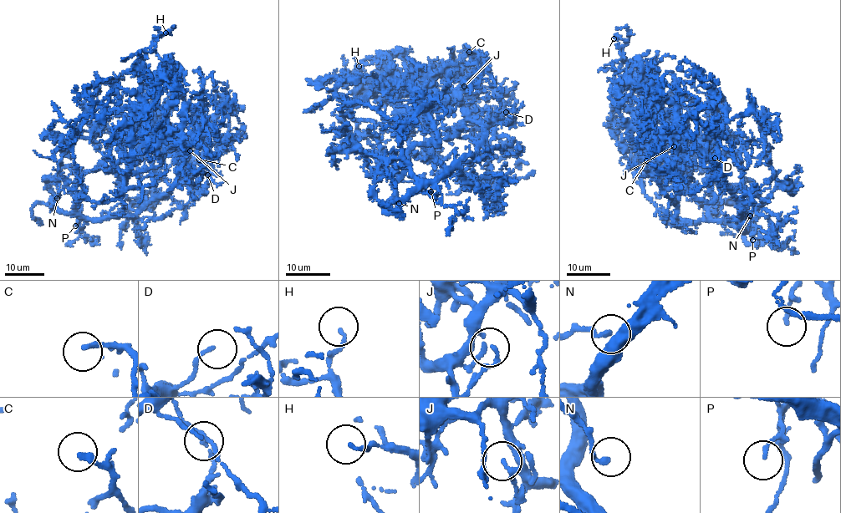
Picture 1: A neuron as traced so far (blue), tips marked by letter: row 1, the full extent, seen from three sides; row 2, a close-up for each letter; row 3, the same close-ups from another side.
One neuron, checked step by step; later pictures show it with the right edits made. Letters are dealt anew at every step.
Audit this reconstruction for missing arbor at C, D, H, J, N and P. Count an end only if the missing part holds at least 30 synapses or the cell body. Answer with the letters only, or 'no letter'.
no letter

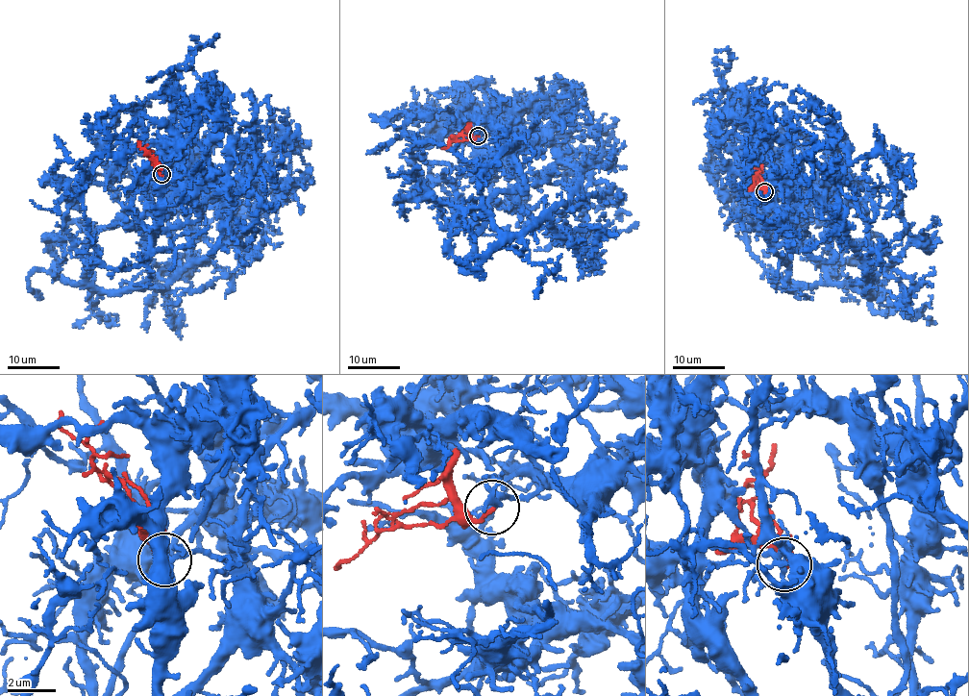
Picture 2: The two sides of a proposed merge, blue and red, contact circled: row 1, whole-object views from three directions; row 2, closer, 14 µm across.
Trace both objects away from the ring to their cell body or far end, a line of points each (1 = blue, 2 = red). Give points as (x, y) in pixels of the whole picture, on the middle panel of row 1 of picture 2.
1: (479, 136), (541, 135), (576, 166), (566, 211), (530, 217), (564, 216), (567, 242), (636, 222)
2: (477, 136), (474, 139), (456, 140), (444, 149)

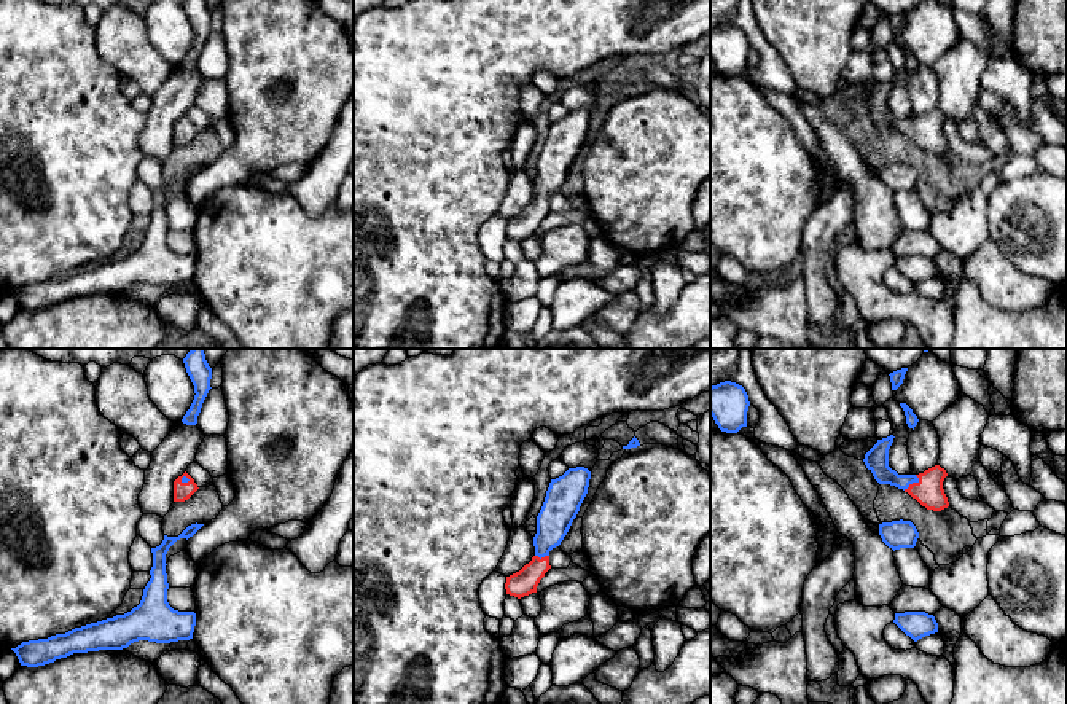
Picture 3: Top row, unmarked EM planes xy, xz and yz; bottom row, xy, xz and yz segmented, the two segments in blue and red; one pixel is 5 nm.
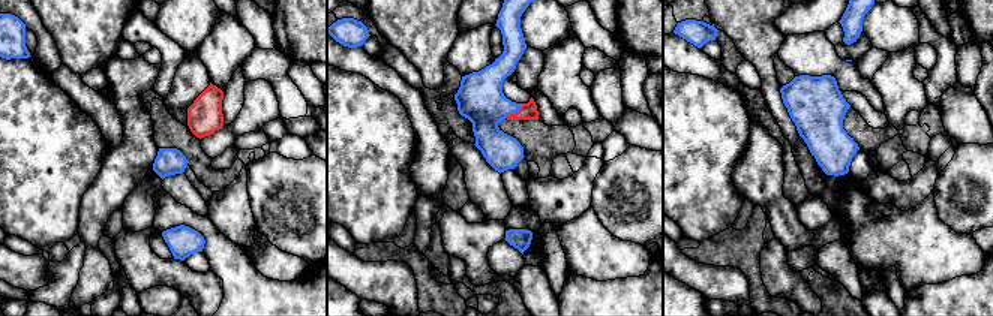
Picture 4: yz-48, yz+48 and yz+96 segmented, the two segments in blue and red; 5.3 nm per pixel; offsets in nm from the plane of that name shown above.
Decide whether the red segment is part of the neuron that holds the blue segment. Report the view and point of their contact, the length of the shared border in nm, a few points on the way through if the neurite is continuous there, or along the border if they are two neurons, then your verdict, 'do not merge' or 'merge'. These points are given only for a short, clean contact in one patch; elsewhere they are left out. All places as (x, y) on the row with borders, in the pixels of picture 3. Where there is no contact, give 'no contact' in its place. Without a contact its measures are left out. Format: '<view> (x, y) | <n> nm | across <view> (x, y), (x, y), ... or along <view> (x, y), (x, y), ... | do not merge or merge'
yz (911, 483) | 110 nm | across yz (876, 459), (895, 480), (911, 483), (929, 491) | merge

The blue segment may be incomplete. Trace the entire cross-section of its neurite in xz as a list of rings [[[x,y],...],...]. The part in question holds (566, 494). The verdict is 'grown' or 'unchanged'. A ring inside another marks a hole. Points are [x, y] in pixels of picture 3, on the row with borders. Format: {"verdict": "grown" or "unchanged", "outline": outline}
{"verdict": "grown", "outline": [[[584,467],[569,468],[551,479],[543,506],[537,516],[534,537],[535,556],[519,572],[506,577],[506,594],[518,599],[537,593],[537,586],[551,569],[549,551],[561,545],[588,494],[591,471]]]}

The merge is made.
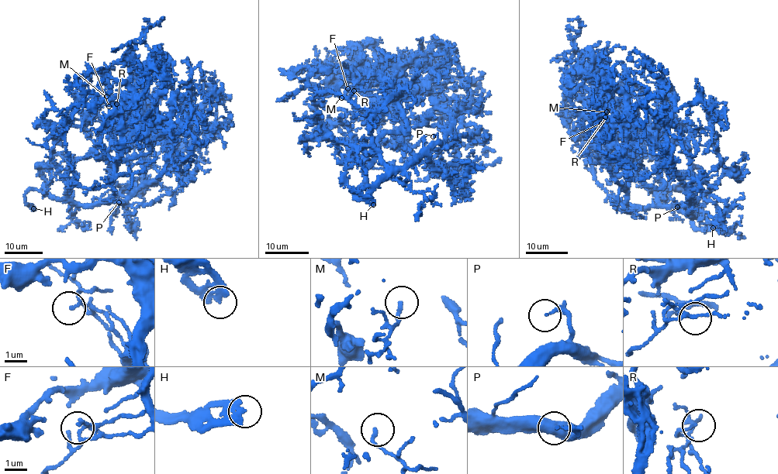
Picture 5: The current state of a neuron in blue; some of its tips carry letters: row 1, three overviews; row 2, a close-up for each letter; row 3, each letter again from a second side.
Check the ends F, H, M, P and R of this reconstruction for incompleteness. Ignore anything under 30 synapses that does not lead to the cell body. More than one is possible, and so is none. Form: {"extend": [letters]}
{"extend": ["H", "P"]}

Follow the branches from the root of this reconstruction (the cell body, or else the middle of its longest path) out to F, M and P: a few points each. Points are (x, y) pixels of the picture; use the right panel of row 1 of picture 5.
F: (689, 211), (686, 187), (660, 145), (633, 133), (618, 147), (601, 123)
M: (689, 211), (686, 187), (660, 145), (633, 133), (618, 147), (606, 131), (606, 111)
P: (689, 211), (684, 205), (677, 207)

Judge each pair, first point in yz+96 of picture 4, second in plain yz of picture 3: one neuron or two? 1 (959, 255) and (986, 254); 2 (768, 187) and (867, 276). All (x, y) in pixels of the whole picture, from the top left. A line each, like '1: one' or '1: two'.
1: one
2: one

